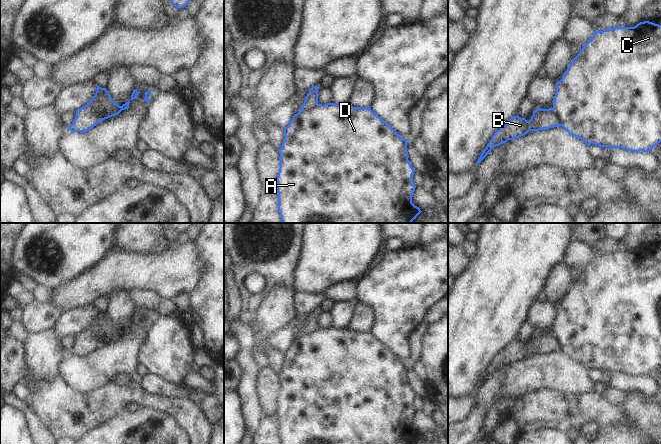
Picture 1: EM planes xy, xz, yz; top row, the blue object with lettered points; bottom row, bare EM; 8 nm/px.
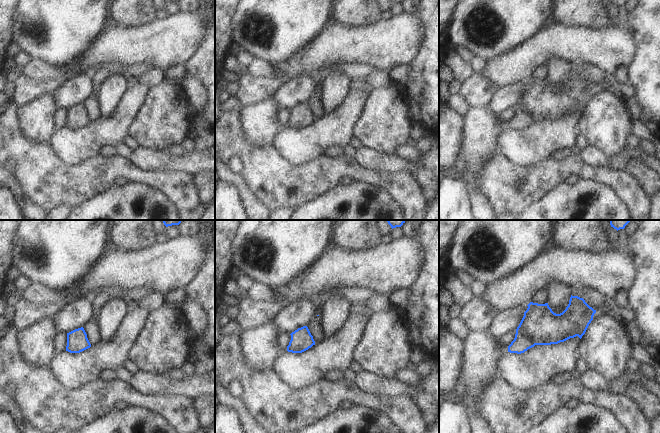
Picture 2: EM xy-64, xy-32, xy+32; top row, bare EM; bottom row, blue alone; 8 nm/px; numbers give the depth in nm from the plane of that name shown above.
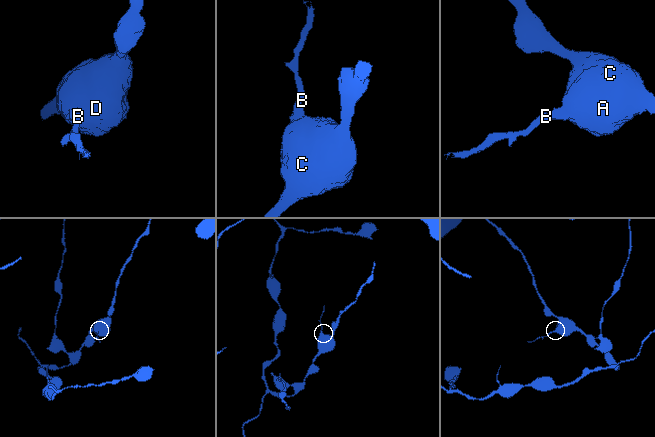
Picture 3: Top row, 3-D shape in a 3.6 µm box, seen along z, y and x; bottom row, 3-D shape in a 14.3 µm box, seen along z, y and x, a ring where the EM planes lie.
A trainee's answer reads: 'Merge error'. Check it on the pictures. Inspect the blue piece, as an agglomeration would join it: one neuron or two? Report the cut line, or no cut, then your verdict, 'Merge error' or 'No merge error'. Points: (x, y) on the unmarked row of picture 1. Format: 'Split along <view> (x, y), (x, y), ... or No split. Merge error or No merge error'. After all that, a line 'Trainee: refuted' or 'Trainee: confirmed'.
Split along xy (85, 329), (100, 343). Merge error
Trainee: confirmed

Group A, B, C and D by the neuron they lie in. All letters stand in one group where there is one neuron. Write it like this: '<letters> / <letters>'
A C D / B

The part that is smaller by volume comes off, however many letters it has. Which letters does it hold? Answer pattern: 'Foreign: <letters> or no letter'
Foreign: B

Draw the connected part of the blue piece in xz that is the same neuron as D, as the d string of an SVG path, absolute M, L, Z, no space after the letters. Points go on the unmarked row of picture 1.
M327 327L301 333L284 353L277 399L281 444L414 444L422 436L412 427L415 393L408 384L408 363L403 363L370 331Z

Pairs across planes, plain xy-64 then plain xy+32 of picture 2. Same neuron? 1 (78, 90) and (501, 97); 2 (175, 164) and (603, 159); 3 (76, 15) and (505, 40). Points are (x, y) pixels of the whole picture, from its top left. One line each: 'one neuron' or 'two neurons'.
1: one neuron
2: one neuron
3: one neuron

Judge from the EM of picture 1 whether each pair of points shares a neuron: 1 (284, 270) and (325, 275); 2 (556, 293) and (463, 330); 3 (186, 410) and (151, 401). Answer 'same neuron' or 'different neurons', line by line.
1: different neurons
2: different neurons
3: same neuron

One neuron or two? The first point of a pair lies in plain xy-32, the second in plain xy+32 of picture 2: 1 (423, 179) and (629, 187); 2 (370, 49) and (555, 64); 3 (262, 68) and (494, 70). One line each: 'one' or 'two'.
1: two
2: two
3: two

